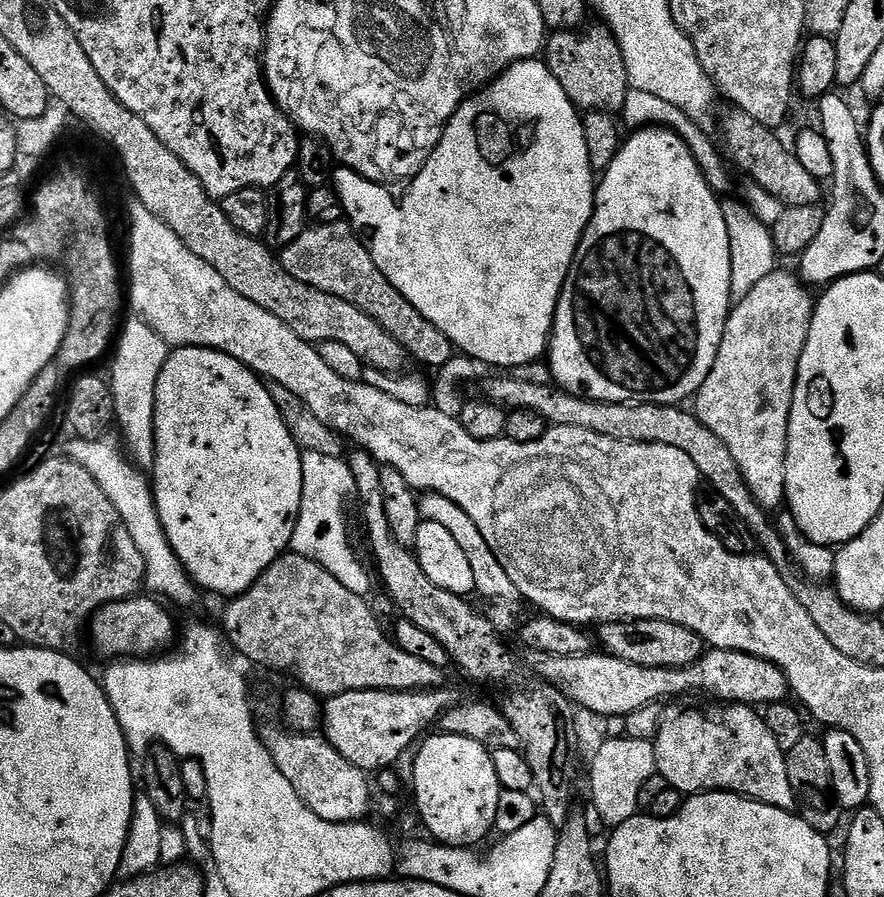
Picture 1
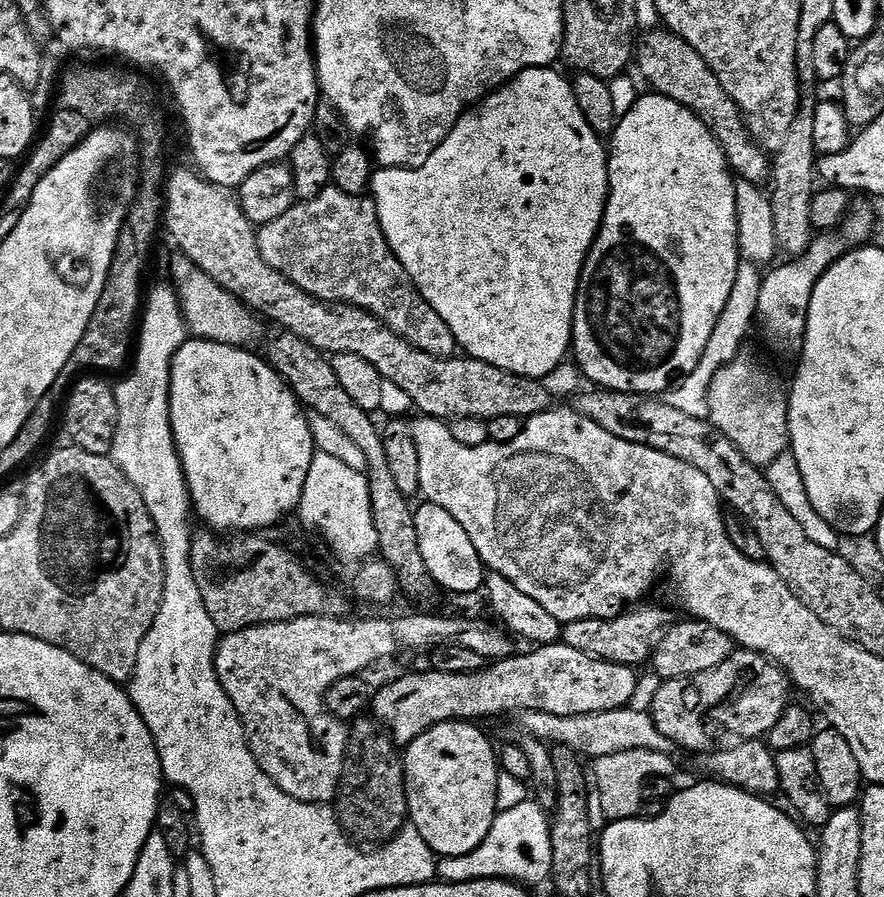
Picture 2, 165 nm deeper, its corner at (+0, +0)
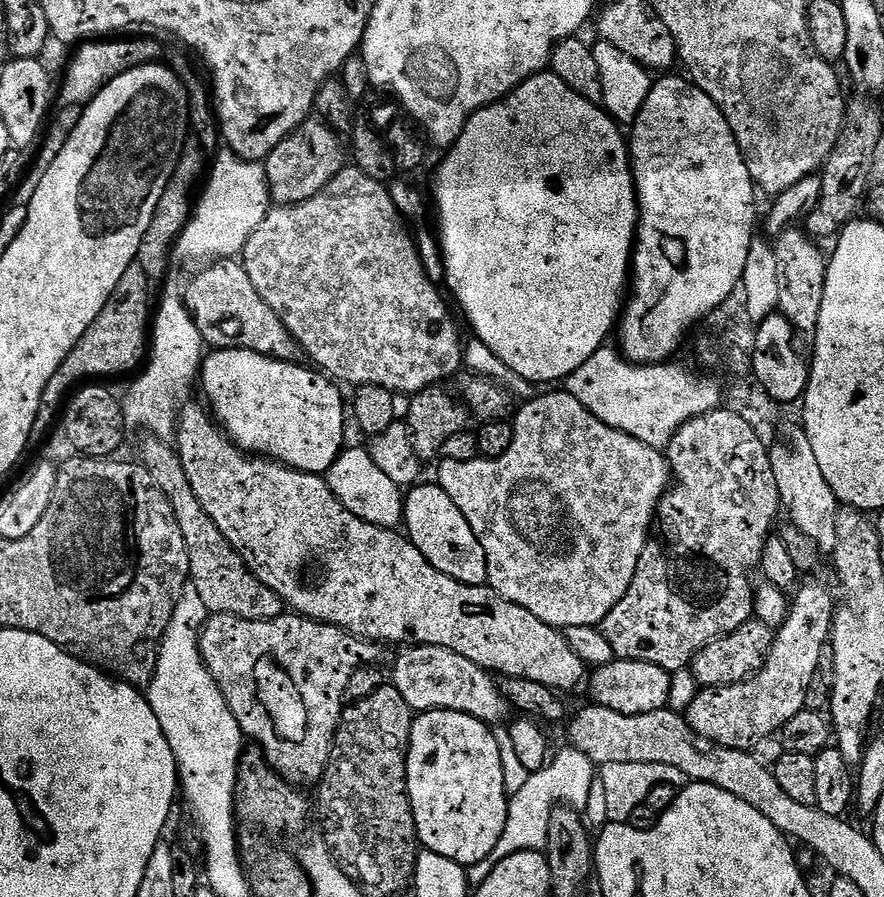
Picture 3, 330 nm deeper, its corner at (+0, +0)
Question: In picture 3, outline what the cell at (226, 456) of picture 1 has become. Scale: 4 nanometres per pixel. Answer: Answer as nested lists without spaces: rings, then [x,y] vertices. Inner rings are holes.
[[[218,348],[203,357],[198,384],[204,387],[207,407],[216,423],[243,452],[275,460],[277,464],[285,464],[287,468],[296,468],[300,472],[324,474],[346,447],[346,400],[340,397],[341,389],[325,373],[311,367],[303,368],[302,365],[300,362],[254,354],[254,350]]]

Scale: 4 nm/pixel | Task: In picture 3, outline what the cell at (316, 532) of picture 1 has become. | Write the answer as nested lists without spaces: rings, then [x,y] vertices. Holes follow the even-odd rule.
[[[345,447],[340,456],[328,467],[326,479],[330,490],[358,518],[370,522],[379,528],[390,528],[393,530],[401,527],[404,518],[404,496],[402,490],[374,463],[374,458],[368,453],[367,447],[352,448]]]

